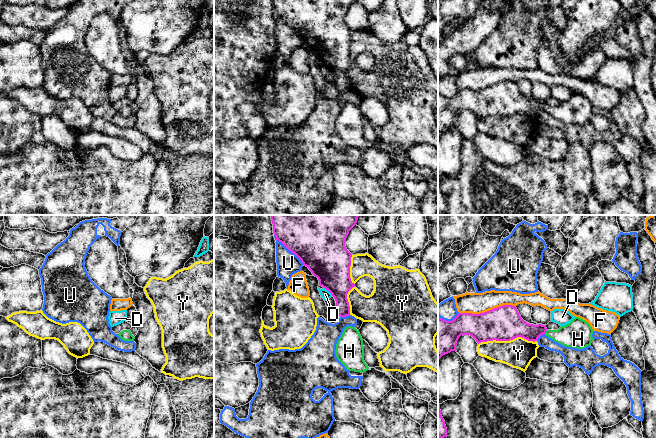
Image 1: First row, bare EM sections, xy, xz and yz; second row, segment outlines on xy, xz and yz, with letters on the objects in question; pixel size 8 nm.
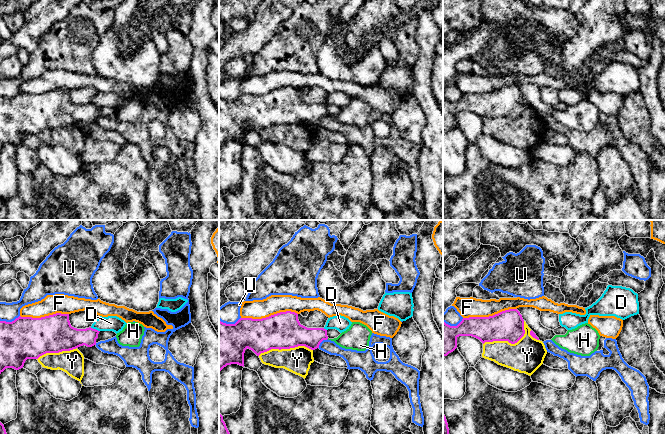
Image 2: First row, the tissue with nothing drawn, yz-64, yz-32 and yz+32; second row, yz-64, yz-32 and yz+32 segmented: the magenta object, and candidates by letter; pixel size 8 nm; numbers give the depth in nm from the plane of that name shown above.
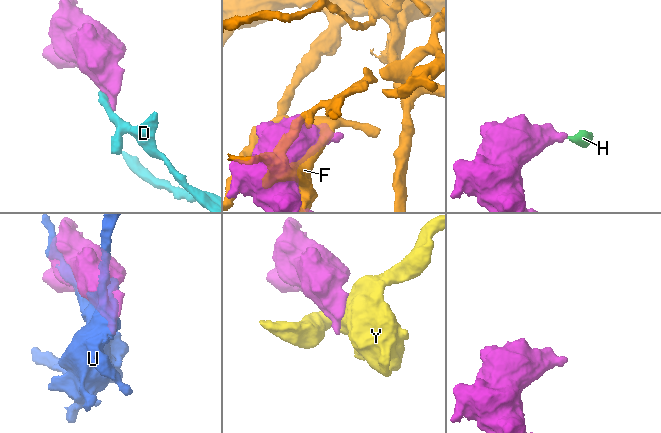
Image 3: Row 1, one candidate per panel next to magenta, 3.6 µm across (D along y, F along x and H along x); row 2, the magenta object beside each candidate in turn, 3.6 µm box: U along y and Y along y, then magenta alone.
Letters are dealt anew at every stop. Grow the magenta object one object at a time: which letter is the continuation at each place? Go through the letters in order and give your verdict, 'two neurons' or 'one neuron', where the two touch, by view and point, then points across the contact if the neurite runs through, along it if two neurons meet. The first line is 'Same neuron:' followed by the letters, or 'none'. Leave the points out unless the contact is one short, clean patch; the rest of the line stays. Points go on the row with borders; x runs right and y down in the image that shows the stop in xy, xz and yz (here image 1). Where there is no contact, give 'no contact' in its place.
Same neuron: H
D: two neurons | xz (328, 290) | along xz (324, 287), (332, 295)
F: two neurons | yz (487, 311)
H: one neuron | yz (545, 332) | across yz (515, 326), (545, 332), (552, 334), (576, 334)
U: two neurons | xz (288, 249)
Y: two neurons | yz (507, 340)

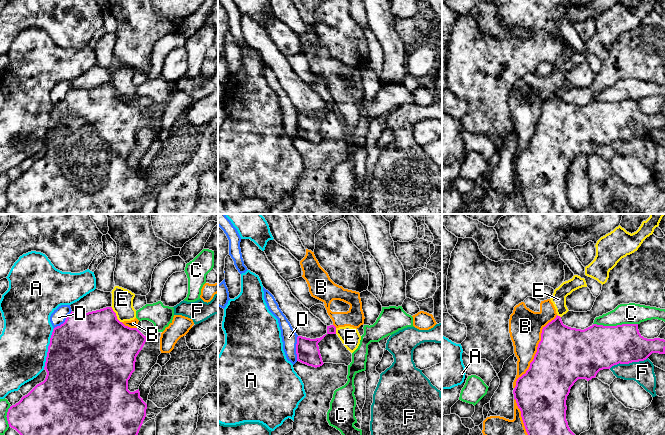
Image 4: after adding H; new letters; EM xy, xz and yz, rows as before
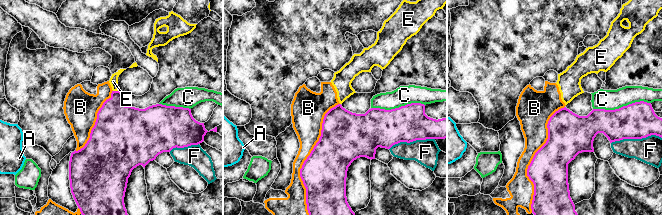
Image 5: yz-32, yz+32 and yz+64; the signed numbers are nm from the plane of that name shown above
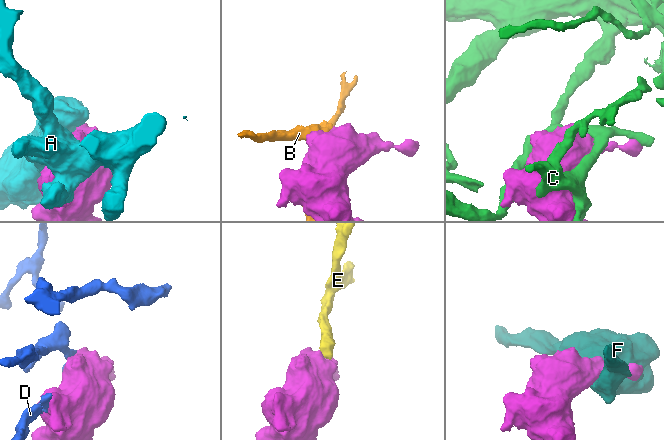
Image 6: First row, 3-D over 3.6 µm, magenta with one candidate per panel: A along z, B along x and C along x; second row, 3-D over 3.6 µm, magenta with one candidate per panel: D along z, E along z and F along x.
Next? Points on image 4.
Same neuron: none
A: two neurons | xy (48, 348)
B: two neurons | yz (536, 352)
C: two neurons | yz (615, 326)
D: two neurons | xz (296, 348)
E: two neurons | xy (115, 314) | along xy (111, 306), (116, 317), (121, 322)
F: two neurons | yz (628, 363)

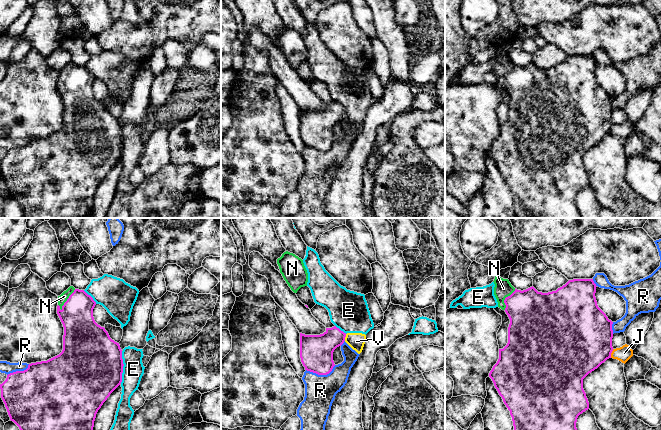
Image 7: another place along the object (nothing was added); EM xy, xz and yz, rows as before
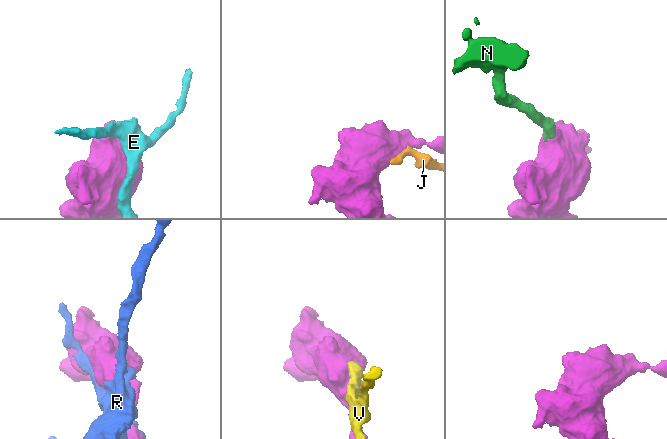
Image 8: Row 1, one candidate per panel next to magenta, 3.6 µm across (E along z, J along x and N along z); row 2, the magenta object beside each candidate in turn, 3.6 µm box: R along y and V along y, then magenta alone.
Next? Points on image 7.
Same neuron: N
E: two neurons | xy (122, 367)
J: two neurons | yz (611, 352) | along yz (613, 349), (610, 357)
N: one neuron | xy (67, 300) | across xy (80, 328), (75, 308), (67, 300), (64, 296)
R: two neurons | xz (321, 374)
V: two neurons | xz (345, 336) | along xz (346, 334), (344, 340)

